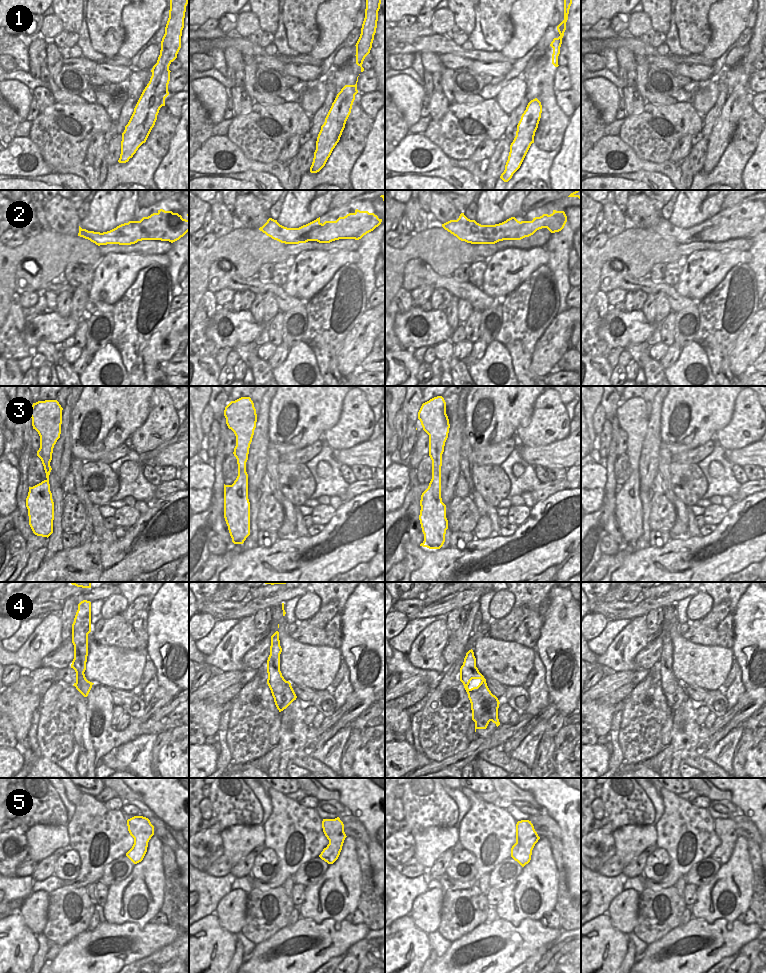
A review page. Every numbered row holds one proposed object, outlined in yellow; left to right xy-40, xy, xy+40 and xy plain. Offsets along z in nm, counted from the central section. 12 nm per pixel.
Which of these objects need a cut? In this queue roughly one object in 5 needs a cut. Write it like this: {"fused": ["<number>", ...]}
{"fused": []}

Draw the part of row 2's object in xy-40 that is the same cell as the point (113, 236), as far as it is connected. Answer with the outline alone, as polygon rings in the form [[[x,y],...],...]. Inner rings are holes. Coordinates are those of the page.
[[[158,210],[140,221],[129,221],[107,232],[94,232],[79,226],[78,236],[90,240],[96,245],[131,245],[142,240],[161,240],[171,243],[179,240],[189,231],[189,219],[183,219],[178,213]]]

